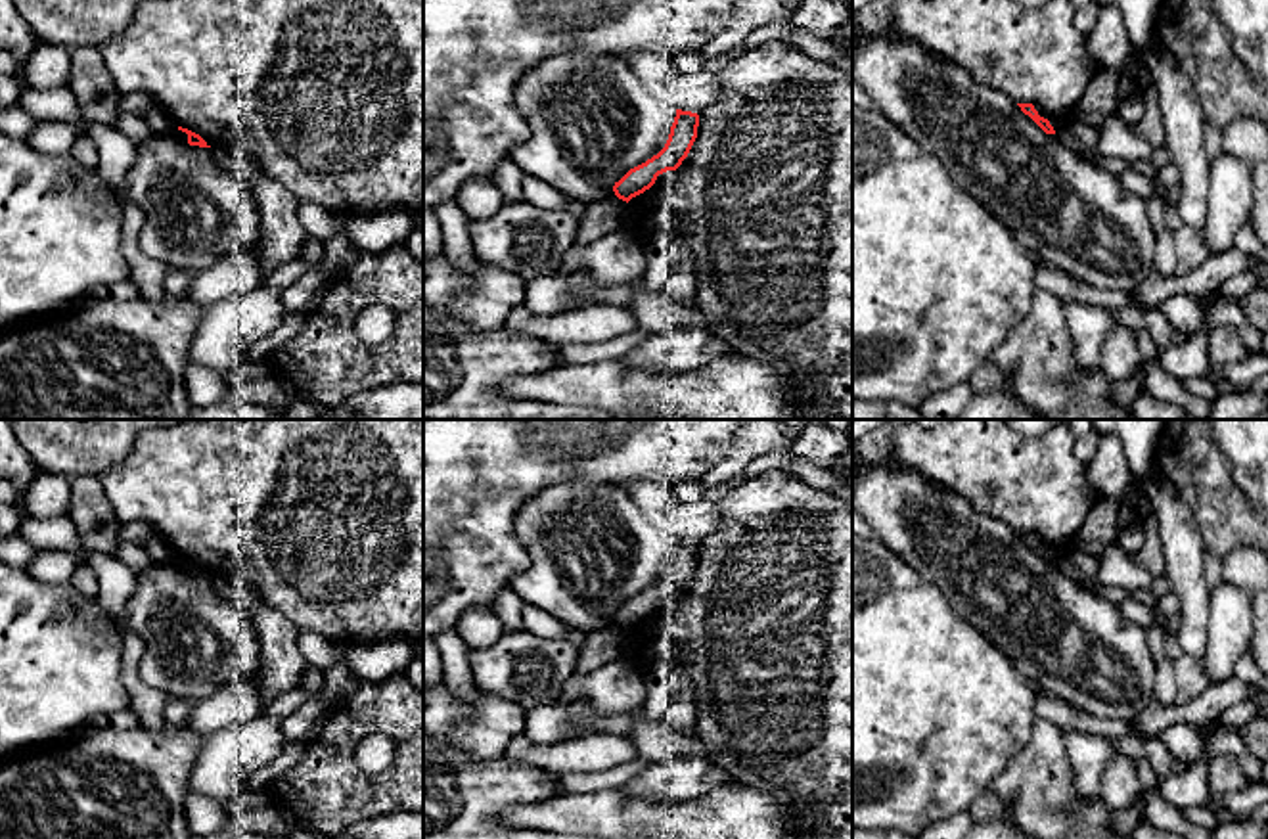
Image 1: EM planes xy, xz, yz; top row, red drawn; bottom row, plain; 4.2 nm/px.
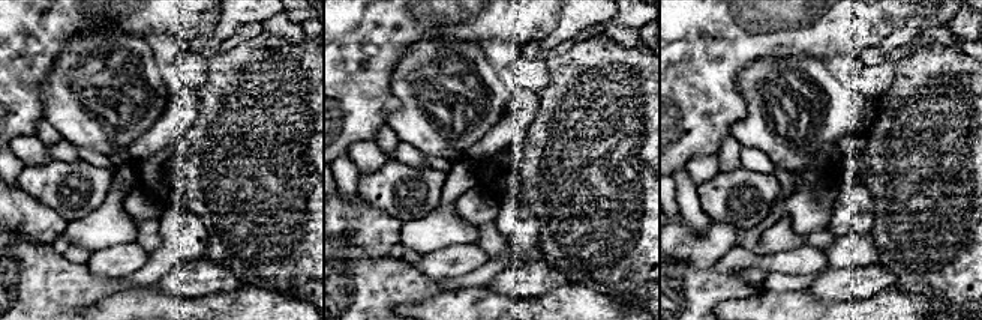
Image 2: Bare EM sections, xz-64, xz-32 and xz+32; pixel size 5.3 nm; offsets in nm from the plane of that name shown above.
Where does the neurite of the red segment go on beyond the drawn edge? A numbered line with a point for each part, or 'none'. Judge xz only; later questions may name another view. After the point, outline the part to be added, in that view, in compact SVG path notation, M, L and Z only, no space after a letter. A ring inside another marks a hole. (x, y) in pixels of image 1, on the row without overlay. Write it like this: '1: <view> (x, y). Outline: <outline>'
none

